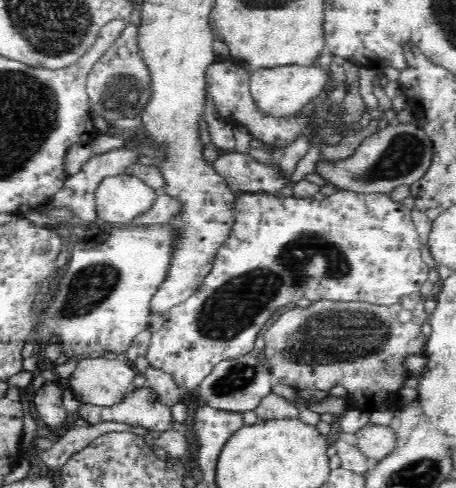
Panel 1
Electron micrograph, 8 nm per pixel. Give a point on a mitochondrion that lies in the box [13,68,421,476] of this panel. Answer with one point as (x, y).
(230, 311)

